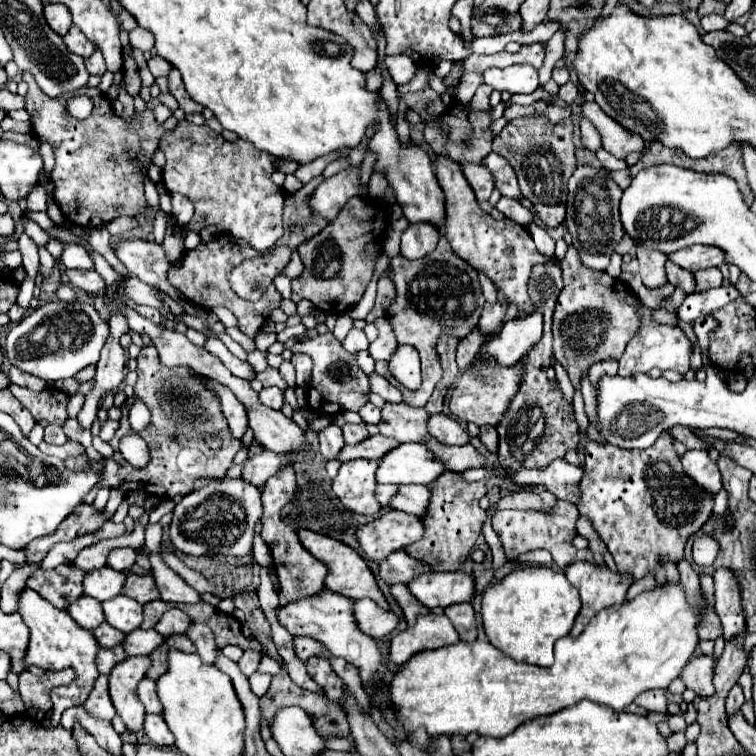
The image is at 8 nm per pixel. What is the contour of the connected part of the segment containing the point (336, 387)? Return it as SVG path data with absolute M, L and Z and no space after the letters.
M330 331L324 335L314 335L306 341L296 343L292 351L306 353L314 361L314 373L308 383L308 407L314 413L334 415L340 411L358 411L362 405L368 403L368 397L370 397L368 375L358 367L356 355L348 353L342 347L342 343L338 343L334 339L334 335Z

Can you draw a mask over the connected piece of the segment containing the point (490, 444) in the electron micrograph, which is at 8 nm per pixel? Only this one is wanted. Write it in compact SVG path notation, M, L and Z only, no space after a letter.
M484 425L480 427L480 441L482 445L490 451L490 453L496 453L498 451L498 433L496 433L496 427L490 427L490 425Z

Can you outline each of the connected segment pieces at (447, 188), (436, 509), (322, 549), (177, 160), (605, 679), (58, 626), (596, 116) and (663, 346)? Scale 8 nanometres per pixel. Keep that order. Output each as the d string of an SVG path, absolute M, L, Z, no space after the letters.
M438 155L434 165L436 165L438 183L440 183L440 187L442 187L444 195L446 195L446 227L444 227L444 235L448 237L452 249L466 263L470 263L474 269L488 275L494 281L496 289L508 301L518 303L520 311L530 313L532 305L530 305L530 299L528 299L528 293L526 293L530 269L536 263L548 263L548 261L556 261L556 259L540 255L536 251L536 245L534 245L530 233L522 225L514 223L512 219L496 221L492 215L484 213L478 207L478 201L474 197L474 191L472 191L470 183L462 175L460 163L456 163L452 159L446 159L444 155Z
M442 475L438 481L430 485L432 499L428 507L428 515L424 519L424 539L406 547L406 553L414 559L428 561L434 571L458 571L470 551L476 545L478 535L482 533L482 523L486 519L486 511L478 507L478 501L486 495L484 483L466 483L462 479L454 479L454 475Z
M308 529L298 531L298 537L300 537L302 545L304 545L316 559L320 559L320 561L328 567L326 587L328 587L330 591L340 593L340 595L350 597L350 599L368 597L368 599L376 601L382 609L390 609L388 603L386 603L386 599L384 599L384 595L382 595L382 591L380 591L380 587L378 587L378 583L376 583L376 579L374 579L374 575L372 575L372 571L370 571L370 567L366 565L366 561L364 561L354 549L350 549L348 545L344 545L344 543L340 543L340 541L328 537L328 535L320 535L320 533L314 533L314 531L308 531Z
M178 121L172 133L164 133L160 143L166 143L166 167L164 185L170 193L182 193L194 201L196 213L190 221L192 231L200 231L208 225L216 225L223 233L237 239L244 239L260 253L268 251L282 237L282 207L284 191L270 183L270 175L276 171L276 159L270 159L264 151L250 147L250 143L238 139L234 143L226 141L220 133L214 133L206 125L194 125L190 121Z
M666 583L636 595L632 601L602 609L598 615L594 615L594 619L584 627L578 637L562 637L556 641L556 661L548 669L518 663L498 651L488 641L480 639L476 639L474 643L460 641L456 645L440 647L434 651L416 653L408 663L402 665L402 669L394 673L390 685L390 697L396 707L396 717L404 723L408 731L426 727L426 731L434 737L468 735L472 731L476 731L478 735L504 737L524 721L554 715L570 705L576 705L582 699L606 705L614 711L624 711L624 707L630 705L636 695L652 689L668 689L668 685L676 677L680 677L682 667L690 661L700 641L698 623L706 607L704 591L700 591L700 595L704 603L694 607L686 601L686 593L680 583Z
M30 589L22 591L18 613L22 615L24 623L30 629L30 645L28 645L24 661L28 665L38 665L38 667L48 669L48 671L62 671L66 667L72 667L76 671L74 683L54 689L54 711L43 721L46 724L46 729L53 729L56 725L60 725L58 719L62 717L62 713L68 707L80 705L88 699L88 695L94 687L94 681L100 677L98 667L96 667L96 653L98 653L100 645L94 639L92 631L78 627L74 623L74 619L70 619L68 611L58 611L54 605L46 603L46 599L42 599L36 591L30 591Z
M582 103L582 115L598 129L602 135L602 145L618 159L626 159L628 153L644 149L644 141L638 135L632 135L614 119L610 119L596 103Z
M640 305L638 307L638 315L640 315L640 329L638 333L630 339L622 359L620 359L620 369L618 375L626 377L626 375L636 375L636 373L648 373L650 369L658 367L662 371L672 369L678 373L686 373L690 369L690 355L692 355L692 343L686 339L686 335L682 333L680 327L668 327L664 323L654 321L652 317L652 309Z

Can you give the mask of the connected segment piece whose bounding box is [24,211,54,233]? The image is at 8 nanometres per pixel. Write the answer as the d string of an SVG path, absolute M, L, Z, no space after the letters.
M24 211L24 215L28 217L28 219L32 219L32 221L36 221L44 231L52 231L54 229L54 223L52 223L52 219L48 217L48 213L34 213L34 211Z

